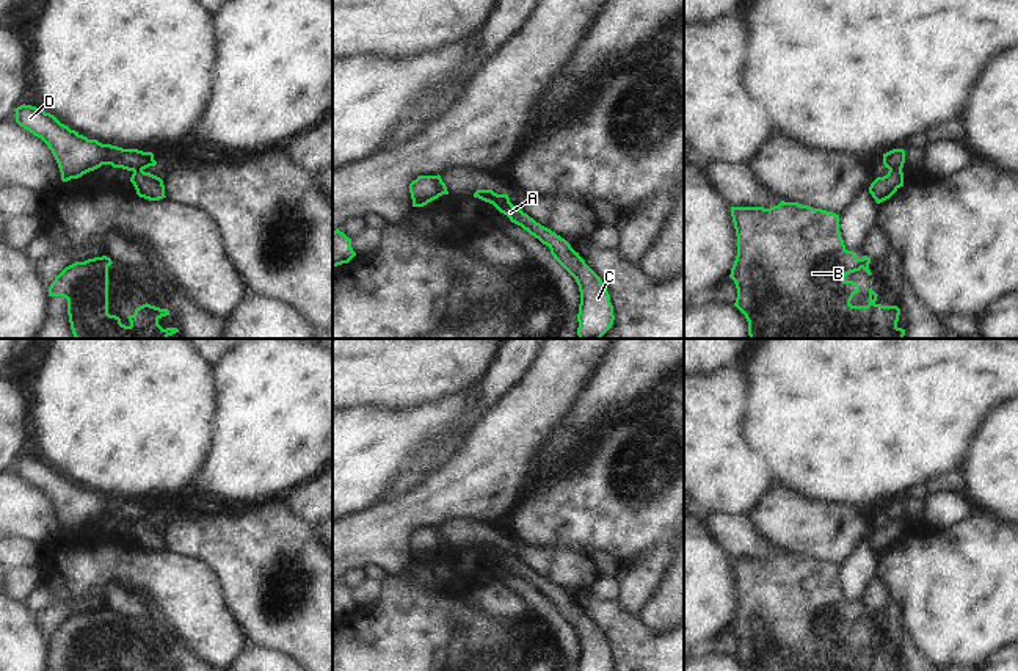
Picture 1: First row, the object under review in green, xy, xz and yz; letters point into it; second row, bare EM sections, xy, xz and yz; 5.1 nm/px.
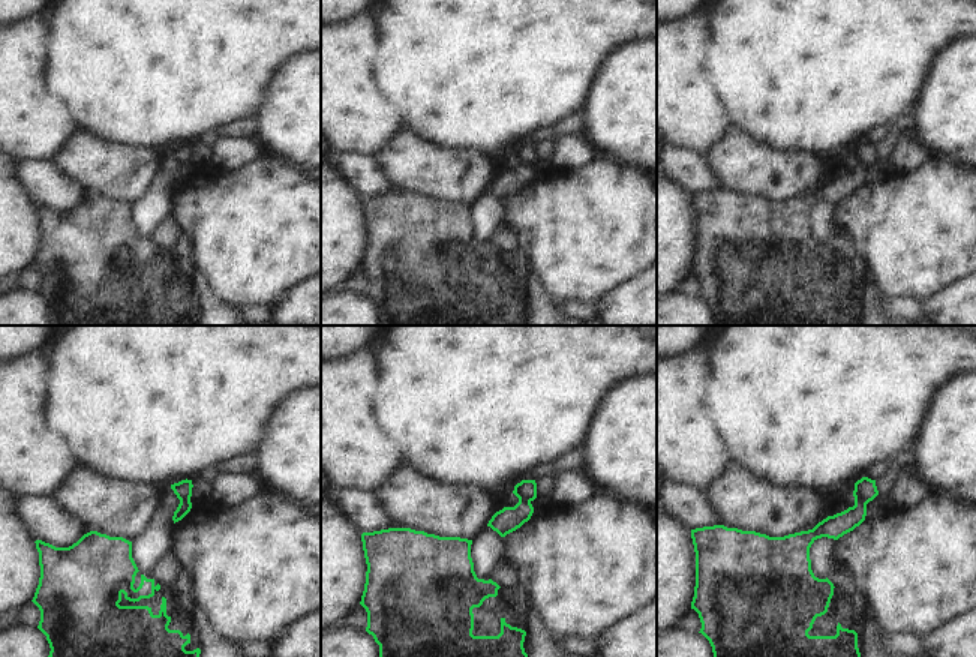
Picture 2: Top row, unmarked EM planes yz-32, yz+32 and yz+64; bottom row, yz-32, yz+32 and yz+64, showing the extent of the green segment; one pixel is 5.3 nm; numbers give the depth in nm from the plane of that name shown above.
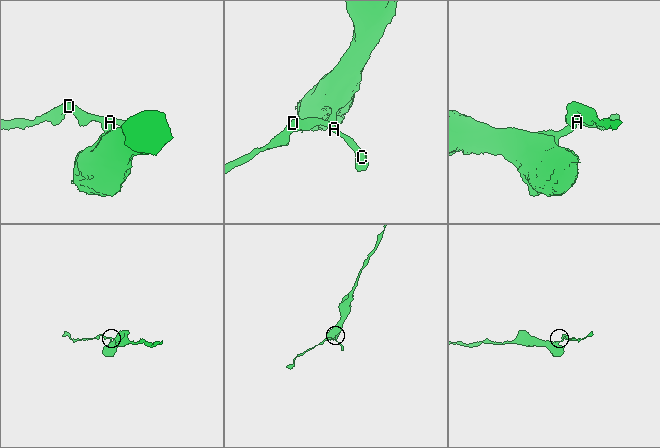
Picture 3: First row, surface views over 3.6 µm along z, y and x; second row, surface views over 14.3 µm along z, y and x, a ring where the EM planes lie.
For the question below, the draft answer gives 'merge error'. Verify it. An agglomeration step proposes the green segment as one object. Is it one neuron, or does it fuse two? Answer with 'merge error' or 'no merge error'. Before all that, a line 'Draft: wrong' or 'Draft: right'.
Draft: right
merge error

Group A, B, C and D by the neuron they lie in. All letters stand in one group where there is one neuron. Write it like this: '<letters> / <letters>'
A C D / B

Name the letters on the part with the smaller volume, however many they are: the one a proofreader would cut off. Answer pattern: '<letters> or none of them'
A, C, D.

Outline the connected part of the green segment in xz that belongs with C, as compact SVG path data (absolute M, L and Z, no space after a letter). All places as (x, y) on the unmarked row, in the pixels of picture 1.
M477 541L474 549L493 555L500 564L507 566L511 574L521 577L551 600L554 610L579 637L580 655L577 671L615 671L610 646L604 633L565 589L536 574L521 560L513 557L510 550L505 550L493 541Z

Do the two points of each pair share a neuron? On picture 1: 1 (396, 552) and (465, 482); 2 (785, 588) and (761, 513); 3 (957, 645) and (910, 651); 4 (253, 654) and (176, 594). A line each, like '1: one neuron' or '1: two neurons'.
1: one neuron
2: two neurons
3: two neurons
4: two neurons

